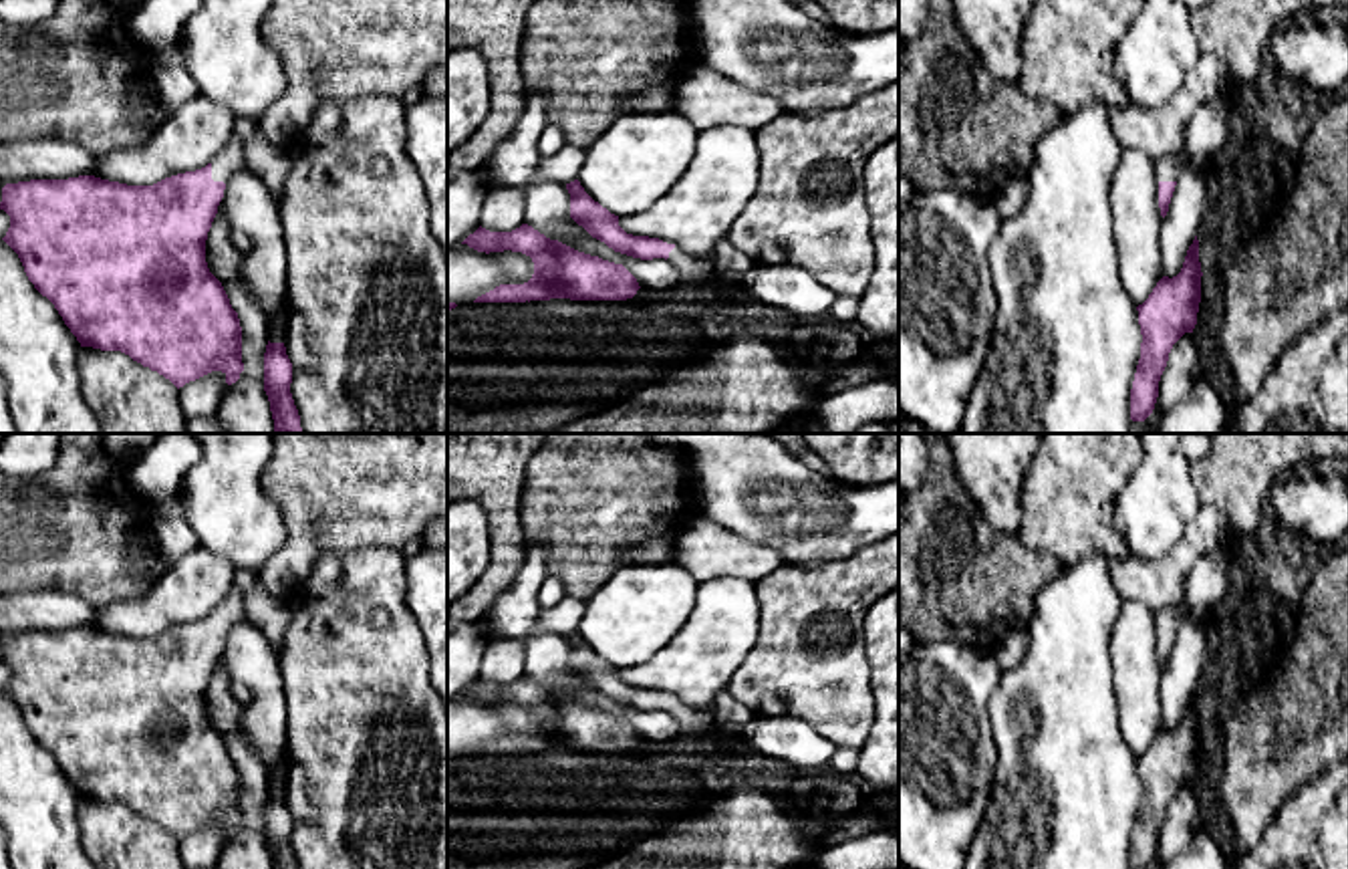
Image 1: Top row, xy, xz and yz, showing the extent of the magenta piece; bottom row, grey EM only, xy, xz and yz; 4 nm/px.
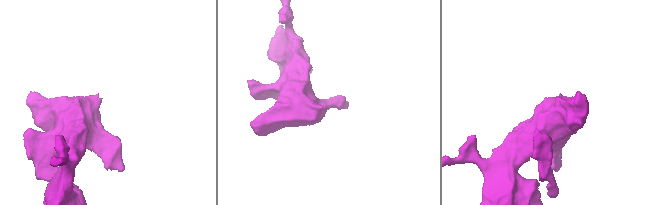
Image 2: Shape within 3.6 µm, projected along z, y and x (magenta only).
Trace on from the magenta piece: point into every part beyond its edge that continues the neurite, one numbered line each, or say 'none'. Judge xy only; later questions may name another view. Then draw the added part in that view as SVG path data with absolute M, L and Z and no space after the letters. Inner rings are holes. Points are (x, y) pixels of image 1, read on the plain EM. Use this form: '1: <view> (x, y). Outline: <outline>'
1: xy (230, 611). Outline: M234 585L230 595L212 613L212 631L228 635L234 625L248 621L244 611L244 595Z

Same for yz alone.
1: yz (1167, 622). Outline: M1171 609L1157 613L1157 631L1159 633L1177 633L1179 619Z

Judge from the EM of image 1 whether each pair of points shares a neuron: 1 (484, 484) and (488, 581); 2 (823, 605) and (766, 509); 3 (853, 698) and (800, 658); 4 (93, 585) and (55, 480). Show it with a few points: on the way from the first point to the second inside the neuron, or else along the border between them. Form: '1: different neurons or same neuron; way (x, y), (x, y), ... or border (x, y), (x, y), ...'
1: same neuron; way (502, 509), (502, 557)
2: different neurons; border (847, 555), (821, 565), (782, 565)
3: same neuron; way (841, 696), (813, 668)
4: same neuron; way (85, 559), (71, 537), (71, 507)

